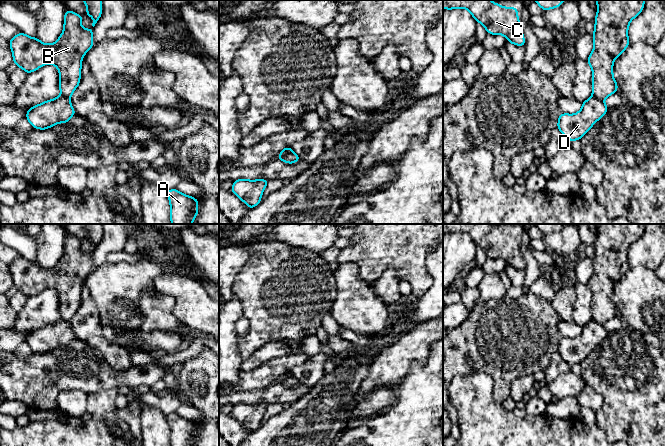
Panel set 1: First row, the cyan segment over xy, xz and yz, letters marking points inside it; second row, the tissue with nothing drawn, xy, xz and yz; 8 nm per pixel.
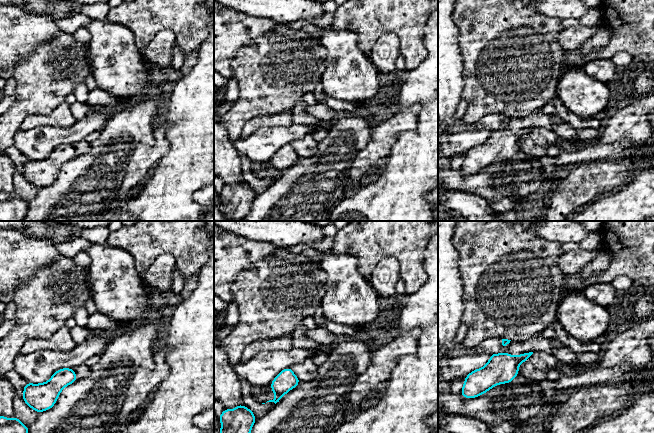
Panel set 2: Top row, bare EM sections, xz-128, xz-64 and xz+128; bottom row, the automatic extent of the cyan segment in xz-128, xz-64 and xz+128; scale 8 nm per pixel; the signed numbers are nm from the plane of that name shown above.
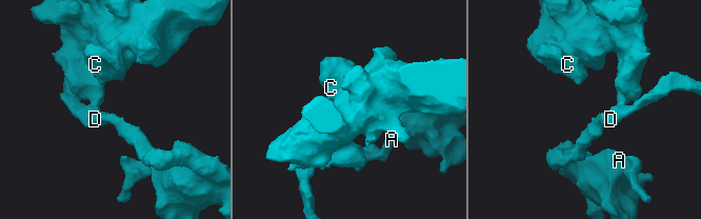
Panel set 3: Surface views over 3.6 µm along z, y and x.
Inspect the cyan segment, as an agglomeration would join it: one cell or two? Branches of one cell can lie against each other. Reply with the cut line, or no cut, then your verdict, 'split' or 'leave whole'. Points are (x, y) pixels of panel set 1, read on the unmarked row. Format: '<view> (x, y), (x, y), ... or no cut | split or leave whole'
xz (291, 374), (281, 383) | split

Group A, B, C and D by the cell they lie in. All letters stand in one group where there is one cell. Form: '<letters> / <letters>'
A D / B C

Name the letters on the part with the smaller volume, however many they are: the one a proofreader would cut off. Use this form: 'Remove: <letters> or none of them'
Remove: A, D

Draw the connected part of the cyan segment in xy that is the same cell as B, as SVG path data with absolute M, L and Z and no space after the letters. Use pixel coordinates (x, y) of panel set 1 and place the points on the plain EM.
M66 233L63 256L53 268L45 268L38 262L30 261L22 256L9 265L13 278L13 286L27 298L34 296L46 288L55 289L60 299L59 313L61 320L68 323L70 323L81 305L82 282L93 271L93 252L84 253L82 251L81 242L83 240Z

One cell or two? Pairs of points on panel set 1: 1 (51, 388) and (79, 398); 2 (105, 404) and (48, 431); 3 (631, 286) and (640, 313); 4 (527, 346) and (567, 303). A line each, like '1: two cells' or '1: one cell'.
1: two cells
2: one cell
3: one cell
4: two cells

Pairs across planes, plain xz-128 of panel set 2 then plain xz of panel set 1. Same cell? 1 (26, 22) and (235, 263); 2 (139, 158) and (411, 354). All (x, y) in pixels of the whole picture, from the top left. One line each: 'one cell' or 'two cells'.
1: one cell
2: one cell

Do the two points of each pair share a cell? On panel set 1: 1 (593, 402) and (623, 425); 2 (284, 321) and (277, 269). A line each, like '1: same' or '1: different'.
1: different
2: same

